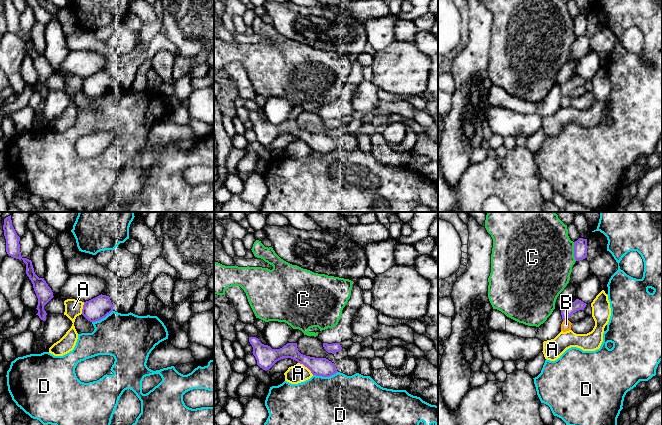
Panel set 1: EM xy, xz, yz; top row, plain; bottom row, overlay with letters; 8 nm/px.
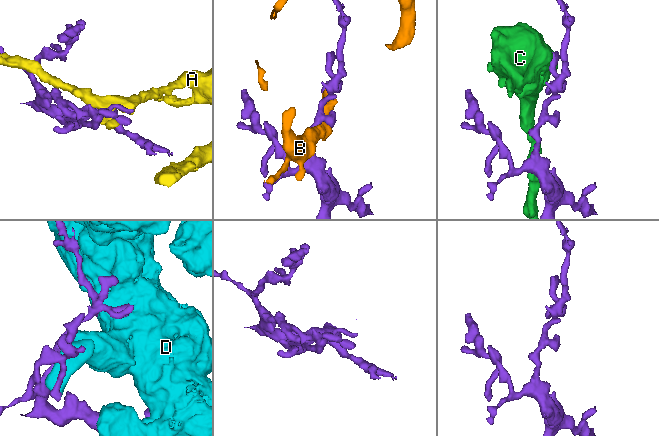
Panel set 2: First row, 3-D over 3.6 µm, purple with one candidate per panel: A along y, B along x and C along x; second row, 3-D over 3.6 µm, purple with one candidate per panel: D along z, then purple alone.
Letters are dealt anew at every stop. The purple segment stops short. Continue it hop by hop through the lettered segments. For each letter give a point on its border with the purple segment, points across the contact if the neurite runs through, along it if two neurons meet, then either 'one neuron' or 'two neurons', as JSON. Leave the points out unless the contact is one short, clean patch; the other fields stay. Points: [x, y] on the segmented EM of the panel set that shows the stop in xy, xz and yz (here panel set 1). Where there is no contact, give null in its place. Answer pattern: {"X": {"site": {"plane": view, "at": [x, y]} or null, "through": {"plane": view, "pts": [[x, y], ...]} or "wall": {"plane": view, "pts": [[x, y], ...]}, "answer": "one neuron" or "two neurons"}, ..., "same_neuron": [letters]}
{"A": {"site": {"plane": "xz", "at": [306, 366]}, "wall": {"plane": "xz", "pts": [[298, 362], [302, 363], [313, 374]]}, "answer": "two neurons"}, "B": {"site": {"plane": "yz", "at": [565, 319]}, "answer": "two neurons"}, "C": {"site": {"plane": "yz", "at": [574, 251]}, "wall": {"plane": "yz", "pts": [[573, 242], [573, 256], [576, 260]]}, "answer": "two neurons"}, "D": {"site": {"plane": "xz", "at": [325, 376]}, "answer": "two neurons"}, "same_neuron": []}

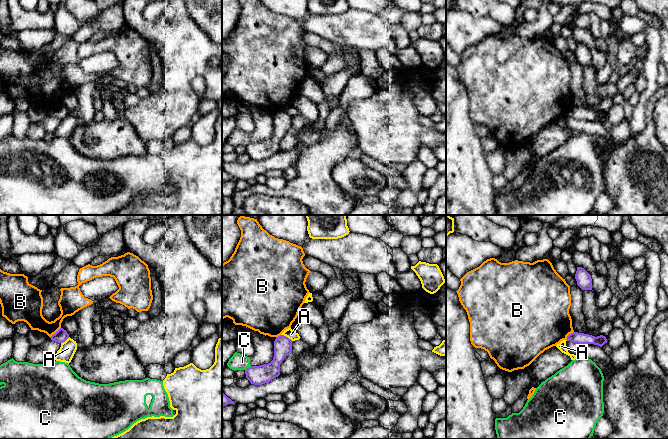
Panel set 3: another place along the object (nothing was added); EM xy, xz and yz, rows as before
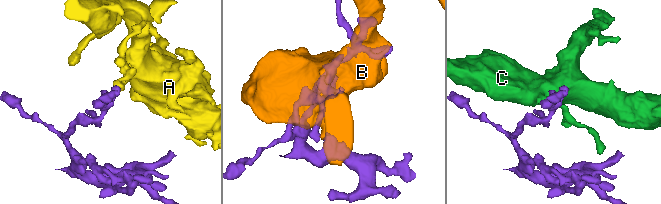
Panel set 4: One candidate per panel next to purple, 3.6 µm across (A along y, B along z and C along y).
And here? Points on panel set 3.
{"A": {"site": {"plane": "xz", "at": [287, 337]}, "wall": {"plane": "xz", "pts": [[281, 334], [292, 341]]}, "answer": "two neurons"}, "B": {"site": {"plane": "xy", "at": [56, 332]}, "answer": "two neurons"}, "C": {"site": {"plane": "xz", "at": [249, 367]}, "wall": {"plane": "xz", "pts": [[251, 366], [245, 370]]}, "answer": "two neurons"}, "same_neuron": []}

